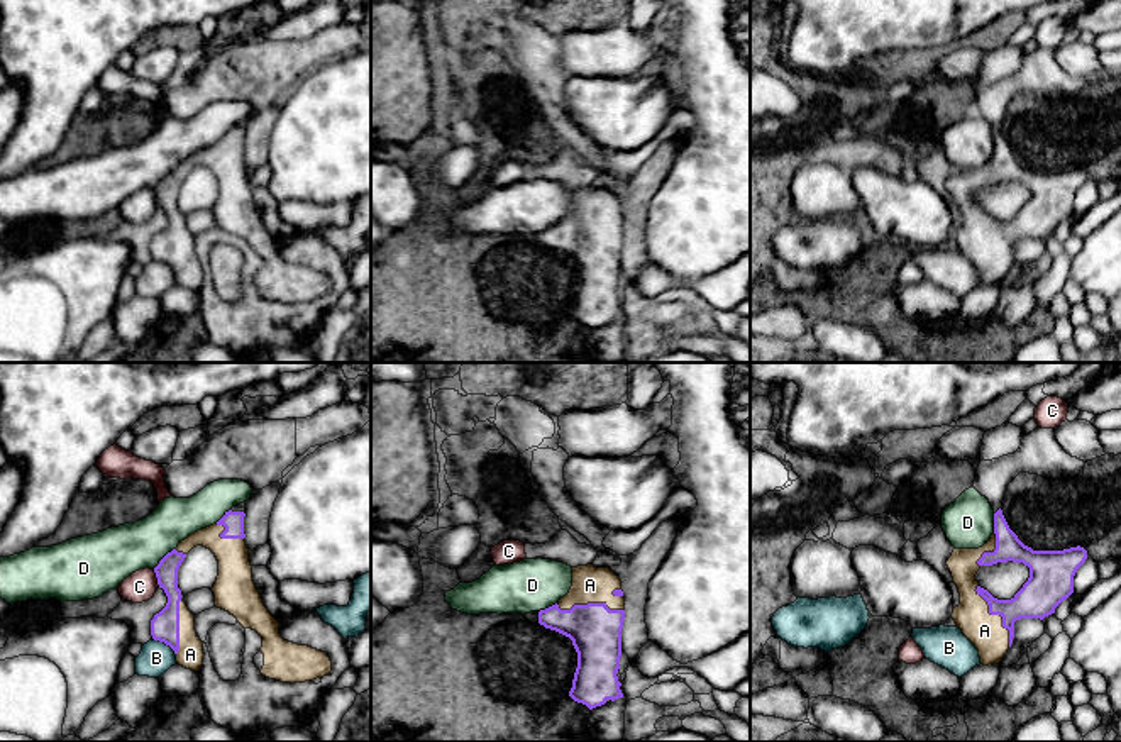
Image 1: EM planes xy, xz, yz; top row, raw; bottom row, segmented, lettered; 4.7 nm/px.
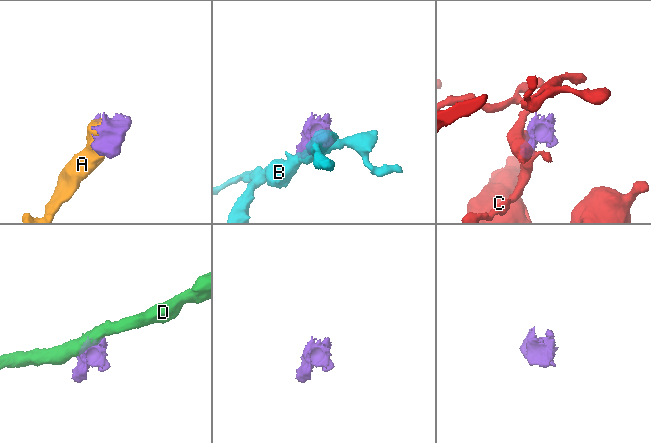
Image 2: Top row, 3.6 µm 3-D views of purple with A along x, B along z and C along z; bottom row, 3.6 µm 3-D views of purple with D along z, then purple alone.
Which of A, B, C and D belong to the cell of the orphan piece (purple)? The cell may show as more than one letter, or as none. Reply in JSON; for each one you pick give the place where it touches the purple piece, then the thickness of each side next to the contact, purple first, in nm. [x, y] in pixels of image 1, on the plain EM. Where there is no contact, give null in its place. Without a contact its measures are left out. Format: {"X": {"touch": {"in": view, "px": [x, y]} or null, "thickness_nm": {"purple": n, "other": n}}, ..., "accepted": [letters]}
{"A": {"touch": {"in": "yz", "px": [996, 234]}, "thickness_nm": {"purple": 190, "other": 170}}, "accepted": ["A"]}

